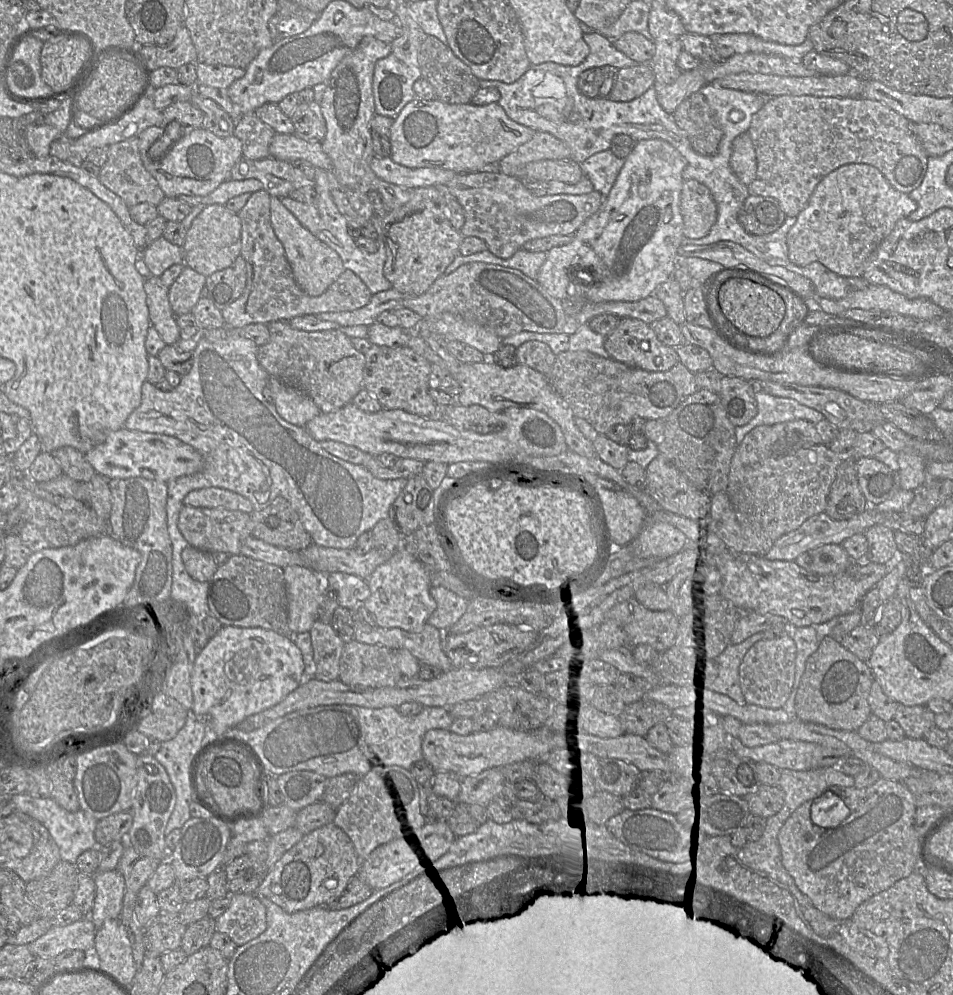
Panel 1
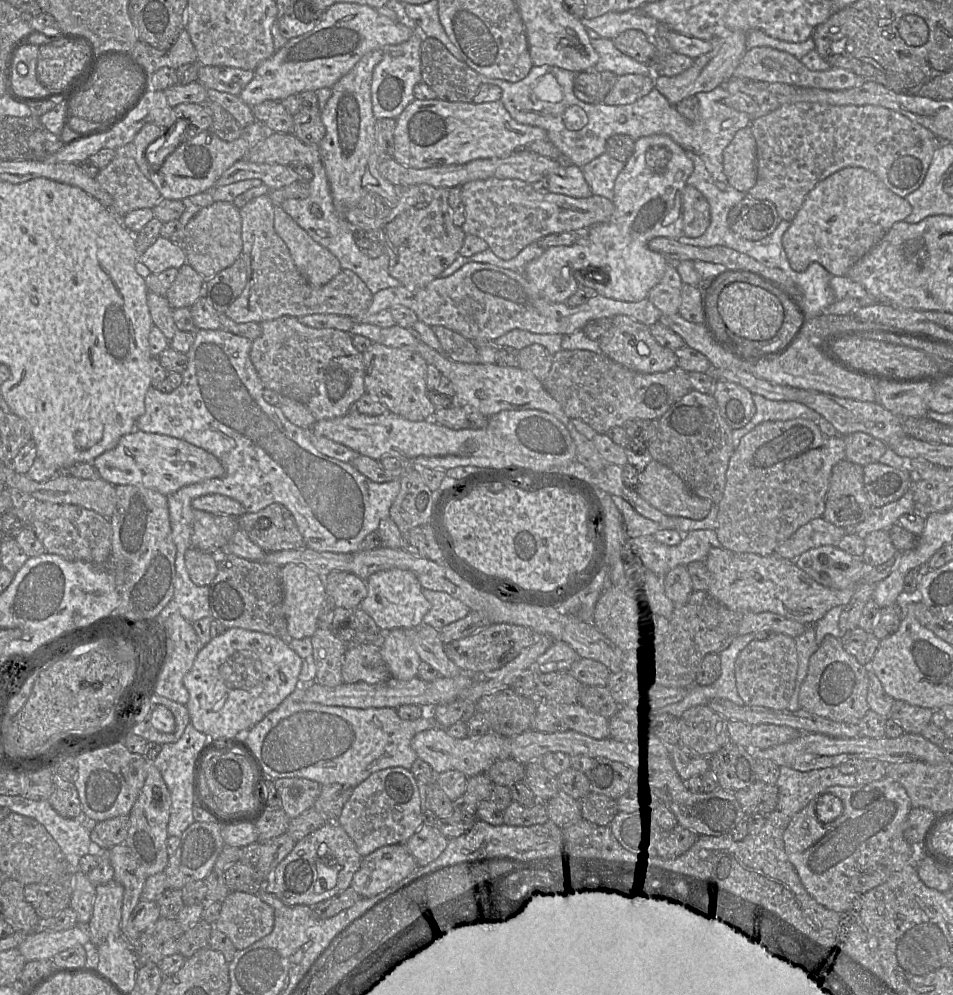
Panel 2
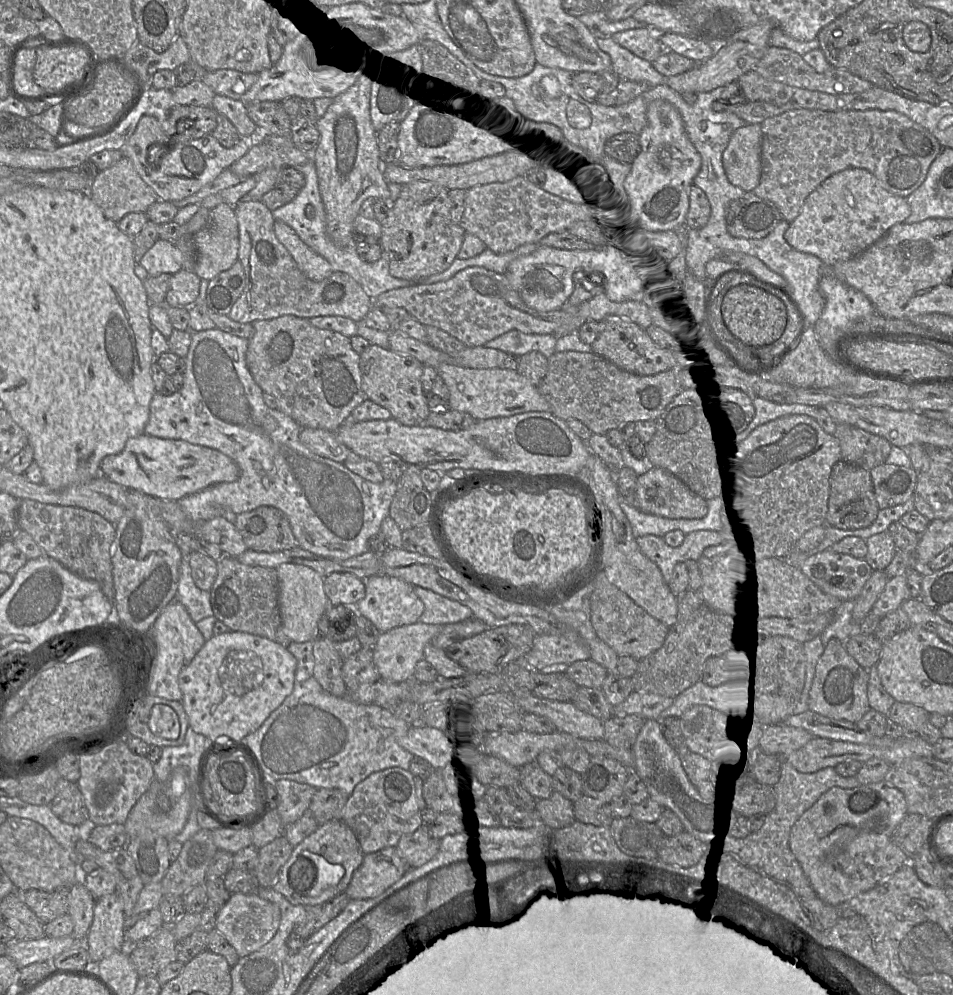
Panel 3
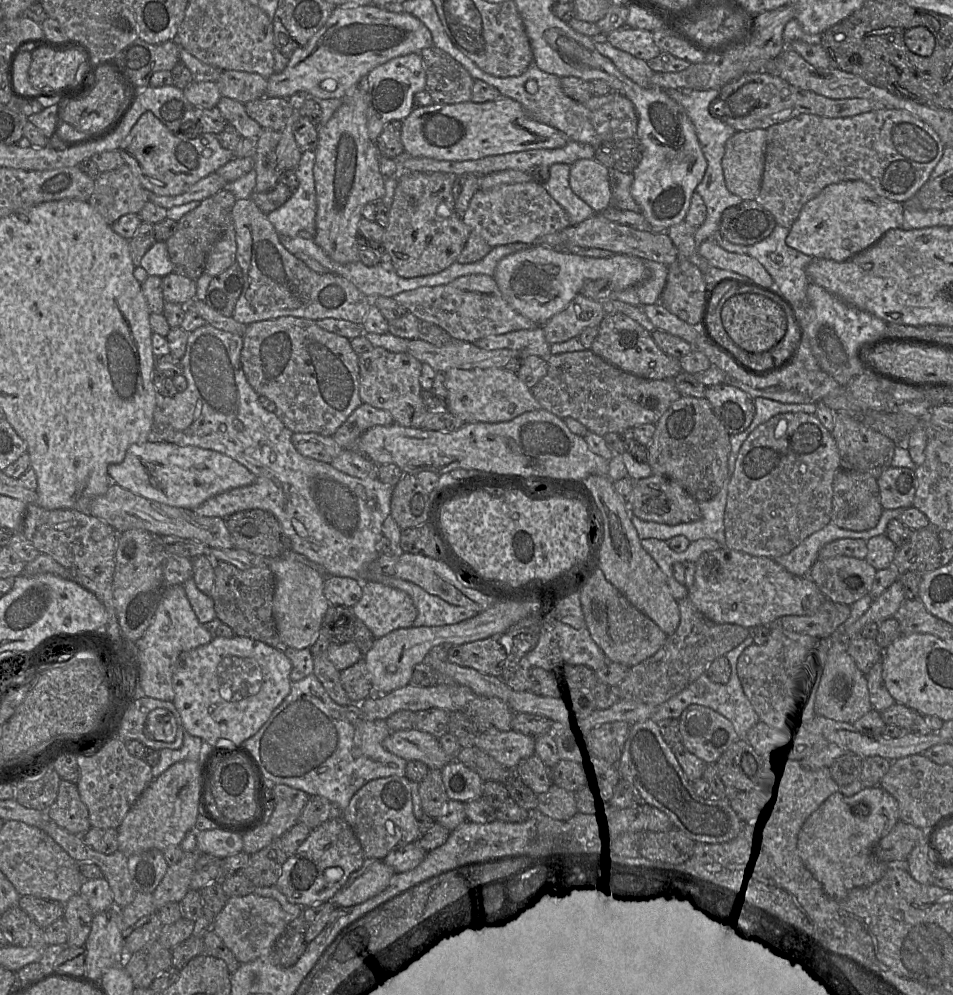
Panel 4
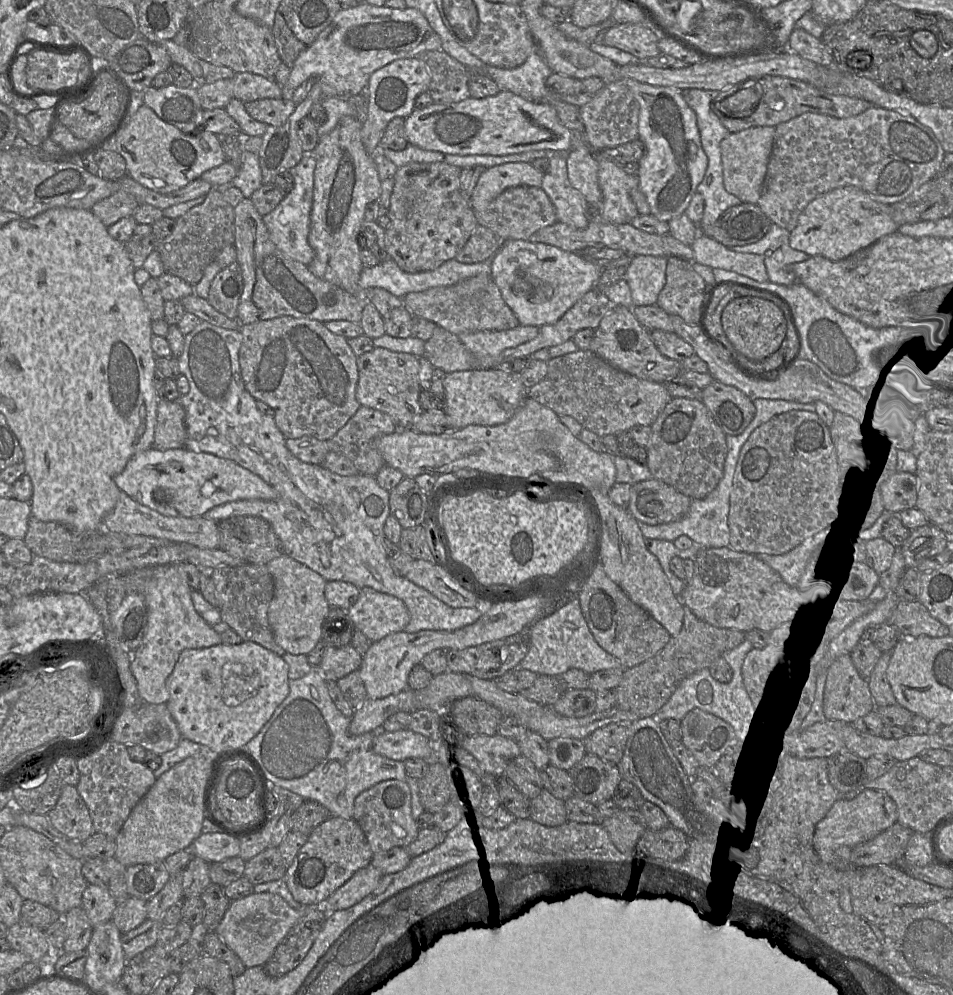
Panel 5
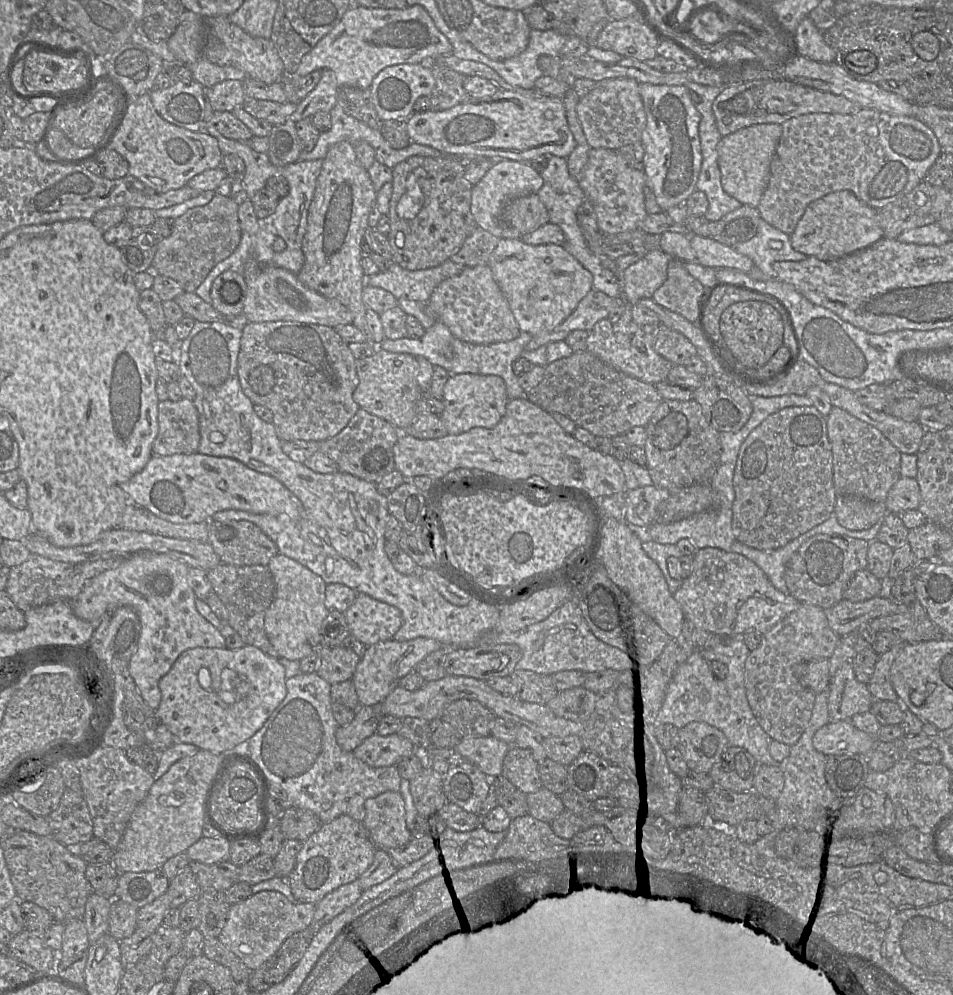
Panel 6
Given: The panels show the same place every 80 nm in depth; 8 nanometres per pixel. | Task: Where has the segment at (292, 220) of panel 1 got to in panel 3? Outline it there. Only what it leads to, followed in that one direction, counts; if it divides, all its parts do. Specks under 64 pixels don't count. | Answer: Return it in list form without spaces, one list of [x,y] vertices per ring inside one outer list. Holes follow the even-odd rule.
[[[274,221],[274,232],[277,239],[293,257],[298,268],[313,281],[321,281],[334,271],[330,263],[307,246],[296,232],[282,221]]]

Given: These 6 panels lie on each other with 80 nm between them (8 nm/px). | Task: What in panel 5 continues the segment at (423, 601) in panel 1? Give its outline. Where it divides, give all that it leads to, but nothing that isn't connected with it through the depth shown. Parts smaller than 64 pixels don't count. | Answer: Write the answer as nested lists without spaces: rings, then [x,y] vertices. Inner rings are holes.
[[[370,587],[360,589],[357,601],[347,612],[355,629],[360,630],[371,642],[377,642],[389,634],[404,631],[410,621],[409,610],[401,599]]]

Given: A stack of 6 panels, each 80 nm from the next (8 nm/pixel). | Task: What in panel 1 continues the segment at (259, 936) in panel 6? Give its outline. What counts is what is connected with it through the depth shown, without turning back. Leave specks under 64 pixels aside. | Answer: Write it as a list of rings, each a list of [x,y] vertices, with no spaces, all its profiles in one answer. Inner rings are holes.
[[[231,894],[230,905],[215,919],[215,927],[241,946],[265,931],[266,908],[255,894]]]

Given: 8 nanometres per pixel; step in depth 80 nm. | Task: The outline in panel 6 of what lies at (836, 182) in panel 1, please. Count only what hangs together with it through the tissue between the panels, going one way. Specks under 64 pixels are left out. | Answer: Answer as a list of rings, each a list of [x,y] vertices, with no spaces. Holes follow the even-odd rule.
[[[851,191],[831,192],[805,209],[793,233],[790,243],[795,251],[821,261],[830,261],[849,255],[884,238],[877,221],[877,210],[860,201]]]

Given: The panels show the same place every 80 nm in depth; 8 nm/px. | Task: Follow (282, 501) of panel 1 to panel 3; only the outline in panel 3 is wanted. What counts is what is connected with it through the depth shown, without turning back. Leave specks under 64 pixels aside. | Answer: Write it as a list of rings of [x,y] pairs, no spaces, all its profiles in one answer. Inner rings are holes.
[[[261,506],[232,518],[249,550],[272,553],[299,547],[287,516],[278,508]]]

